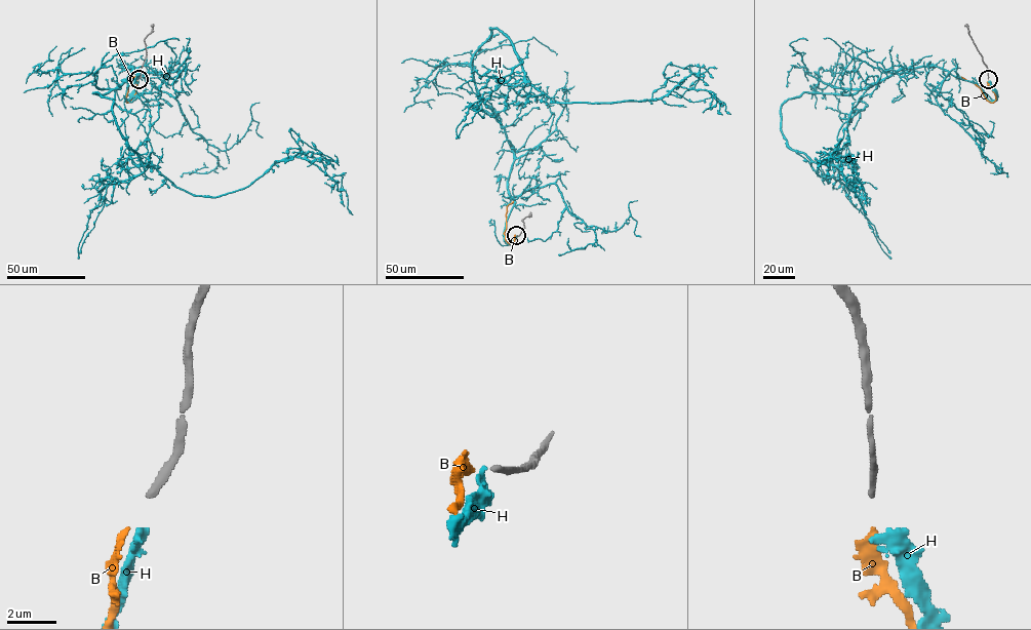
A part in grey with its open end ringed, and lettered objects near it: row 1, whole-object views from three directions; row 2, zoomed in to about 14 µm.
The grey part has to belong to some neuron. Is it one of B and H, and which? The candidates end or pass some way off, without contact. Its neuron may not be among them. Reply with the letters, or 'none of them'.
B

